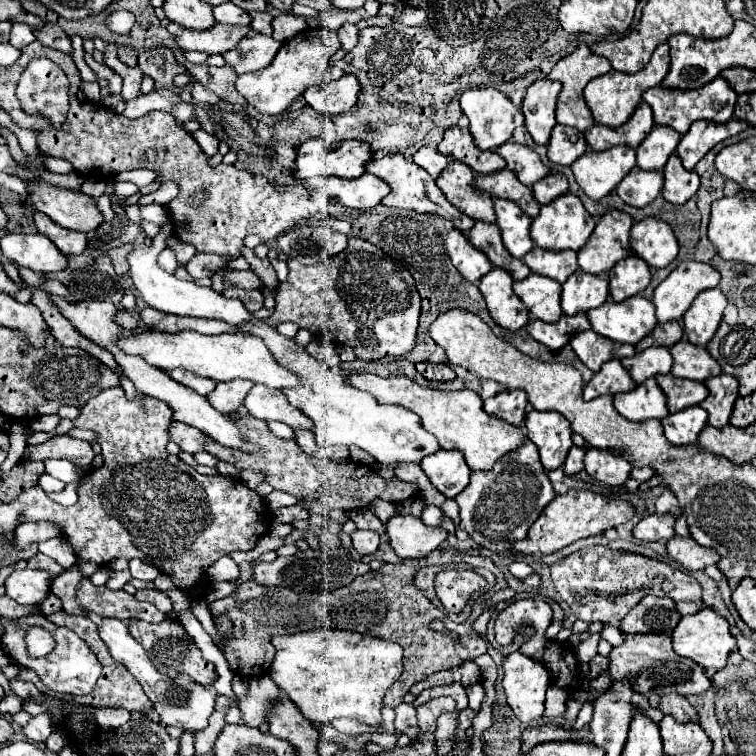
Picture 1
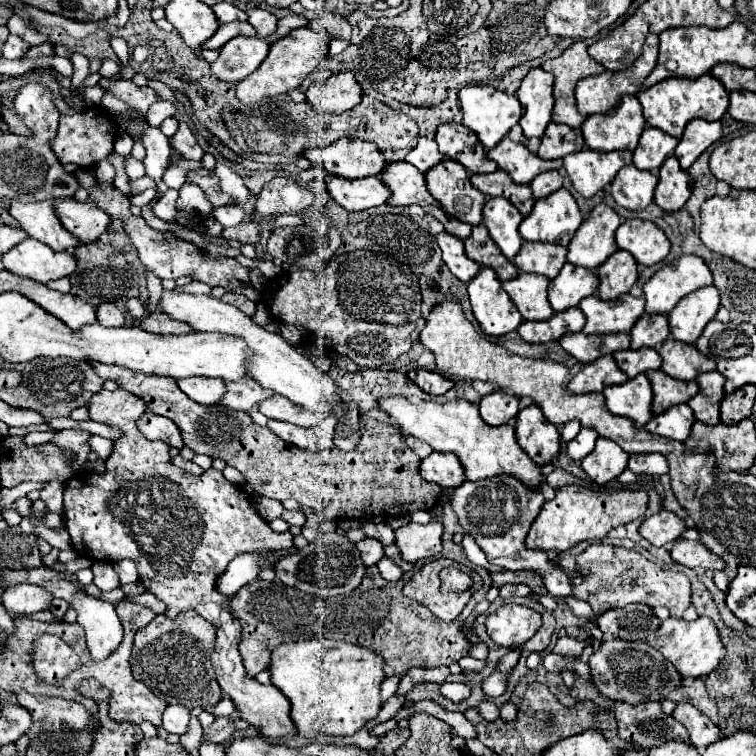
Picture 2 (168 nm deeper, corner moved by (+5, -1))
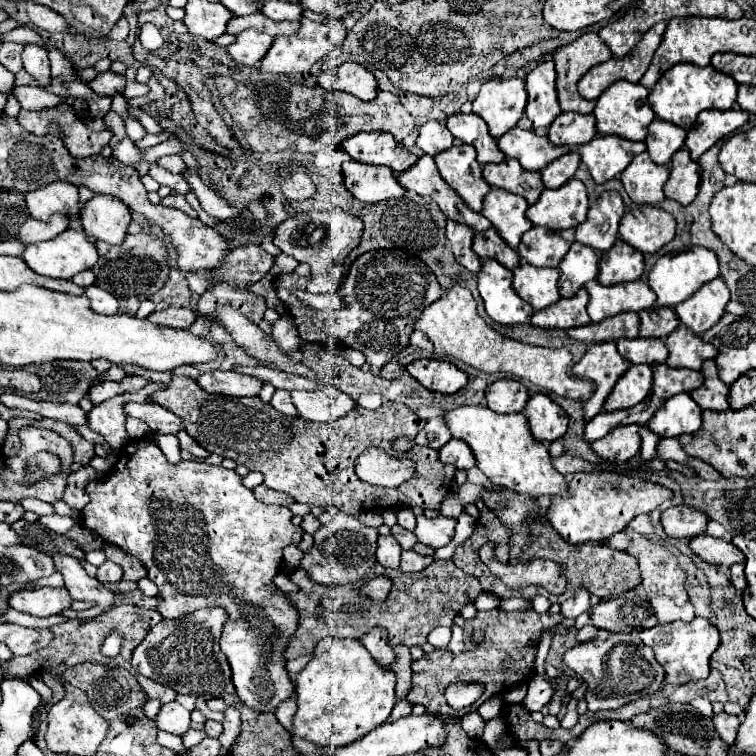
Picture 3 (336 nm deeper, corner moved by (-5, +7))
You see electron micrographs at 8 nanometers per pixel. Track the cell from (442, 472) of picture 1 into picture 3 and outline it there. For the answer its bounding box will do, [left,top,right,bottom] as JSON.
[440,438,476,470]

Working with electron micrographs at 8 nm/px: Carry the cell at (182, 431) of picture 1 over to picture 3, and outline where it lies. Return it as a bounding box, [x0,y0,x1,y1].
[124,402,184,434]

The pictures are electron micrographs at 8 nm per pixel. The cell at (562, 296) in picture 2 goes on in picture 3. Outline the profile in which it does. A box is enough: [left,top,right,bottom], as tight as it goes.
[558,242,598,298]

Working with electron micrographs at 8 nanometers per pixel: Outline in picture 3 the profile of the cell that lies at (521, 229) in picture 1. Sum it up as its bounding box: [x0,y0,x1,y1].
[482,188,532,248]

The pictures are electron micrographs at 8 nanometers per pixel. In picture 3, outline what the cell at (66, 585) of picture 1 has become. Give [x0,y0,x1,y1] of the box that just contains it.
[82,438,302,712]

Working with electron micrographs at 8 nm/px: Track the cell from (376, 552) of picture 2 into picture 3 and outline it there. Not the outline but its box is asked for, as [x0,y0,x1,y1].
[376,534,400,568]

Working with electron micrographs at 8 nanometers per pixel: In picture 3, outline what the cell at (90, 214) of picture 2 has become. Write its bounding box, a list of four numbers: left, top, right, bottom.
[80,194,130,244]

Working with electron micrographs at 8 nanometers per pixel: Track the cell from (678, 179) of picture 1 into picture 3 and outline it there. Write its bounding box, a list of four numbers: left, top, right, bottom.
[664,148,700,204]

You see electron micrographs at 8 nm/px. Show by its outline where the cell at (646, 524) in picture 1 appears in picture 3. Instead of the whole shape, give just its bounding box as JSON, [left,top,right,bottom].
[660,506,708,538]

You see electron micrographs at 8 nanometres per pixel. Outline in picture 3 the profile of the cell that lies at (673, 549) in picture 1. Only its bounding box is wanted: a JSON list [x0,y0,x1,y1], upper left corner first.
[690,534,744,566]

